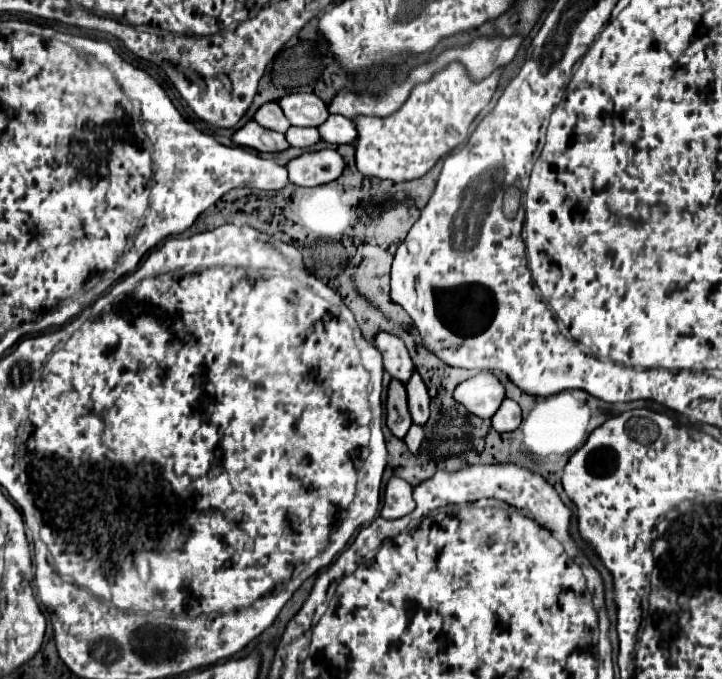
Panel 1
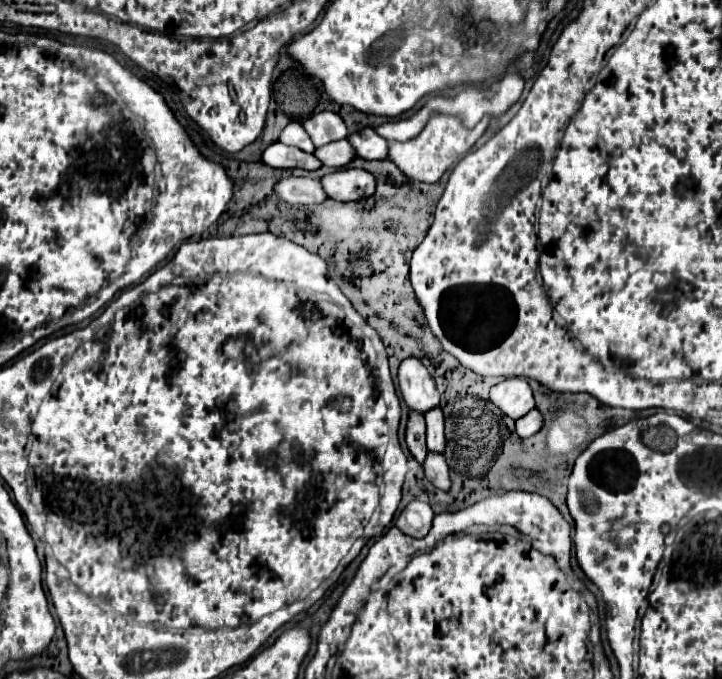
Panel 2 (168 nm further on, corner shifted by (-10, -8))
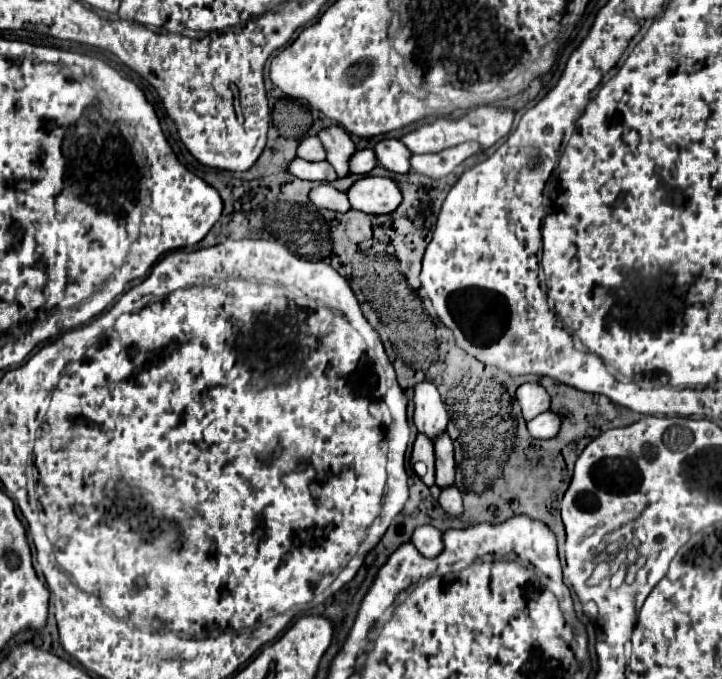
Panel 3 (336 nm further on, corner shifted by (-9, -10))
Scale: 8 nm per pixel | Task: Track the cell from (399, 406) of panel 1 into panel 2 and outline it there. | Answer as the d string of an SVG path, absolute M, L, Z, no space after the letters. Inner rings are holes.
M411 411L409 421L407 421L405 441L407 441L407 445L409 445L411 455L423 465L425 455L427 455L427 447L425 447L425 417L423 417L423 415Z

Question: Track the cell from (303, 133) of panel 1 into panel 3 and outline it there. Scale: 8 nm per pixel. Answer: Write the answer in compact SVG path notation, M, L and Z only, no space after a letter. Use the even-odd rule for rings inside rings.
M358 149L348 159L348 169L350 173L356 173L356 175L368 175L374 167L376 167L376 159L372 149Z

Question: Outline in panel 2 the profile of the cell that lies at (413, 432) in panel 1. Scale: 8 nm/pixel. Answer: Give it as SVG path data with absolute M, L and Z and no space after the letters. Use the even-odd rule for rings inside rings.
M427 453L425 459L425 477L437 487L437 489L451 489L451 479L449 479L449 467L445 463L445 457L439 453Z

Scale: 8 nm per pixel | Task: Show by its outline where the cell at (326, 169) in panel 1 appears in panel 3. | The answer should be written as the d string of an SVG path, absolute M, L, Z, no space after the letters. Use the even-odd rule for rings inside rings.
M370 175L358 179L346 191L346 197L348 197L352 209L358 209L358 211L370 213L370 215L392 213L402 201L400 189L392 179L370 177Z

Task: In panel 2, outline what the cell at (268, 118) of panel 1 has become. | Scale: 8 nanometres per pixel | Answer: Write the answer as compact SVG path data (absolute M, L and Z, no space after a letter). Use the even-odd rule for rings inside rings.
M291 121L291 123L283 129L279 141L281 141L281 143L287 143L287 145L293 145L293 147L299 147L301 151L315 153L313 141L307 137L307 131L303 129L303 125L297 123L297 121Z

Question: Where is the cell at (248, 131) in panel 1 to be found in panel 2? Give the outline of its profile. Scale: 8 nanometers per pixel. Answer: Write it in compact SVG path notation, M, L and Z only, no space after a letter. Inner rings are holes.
M273 143L263 153L263 163L275 169L305 169L305 171L317 171L323 167L323 163L297 147L289 147L283 143Z

